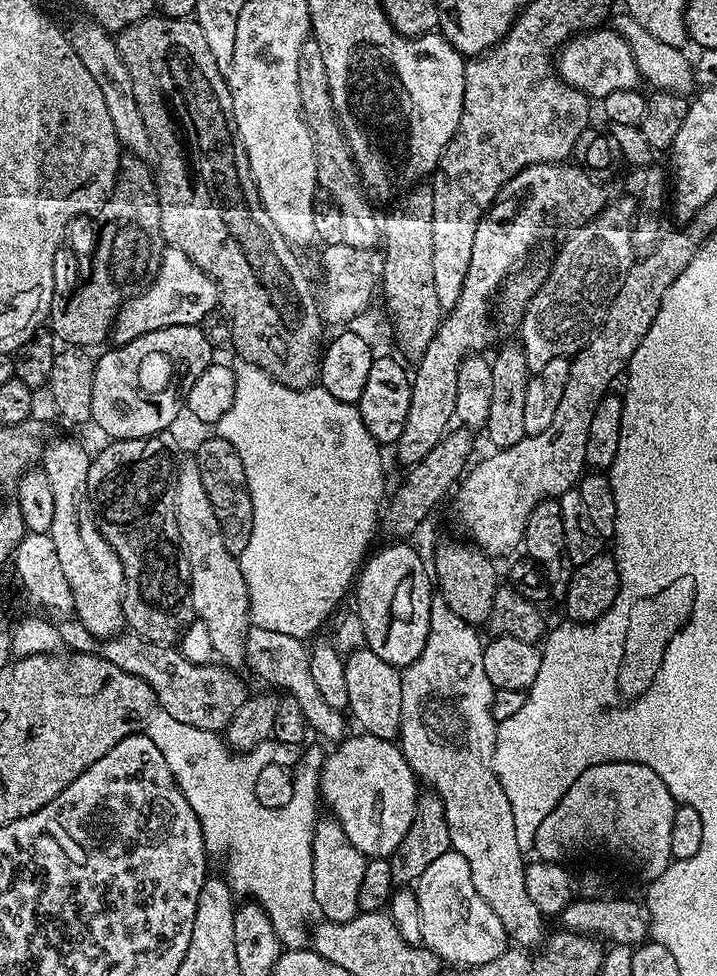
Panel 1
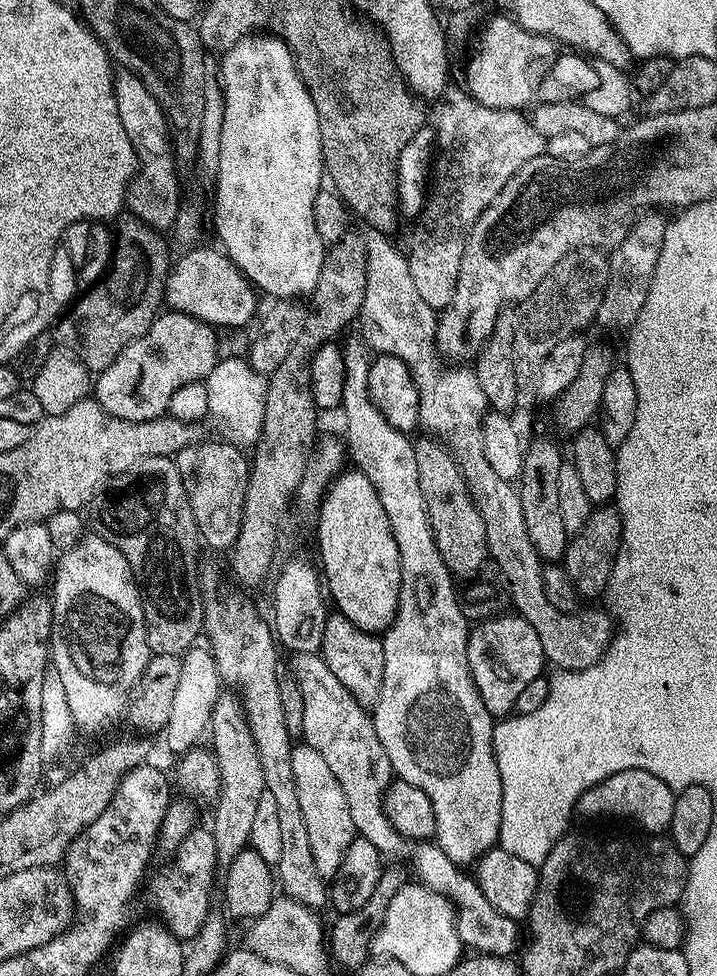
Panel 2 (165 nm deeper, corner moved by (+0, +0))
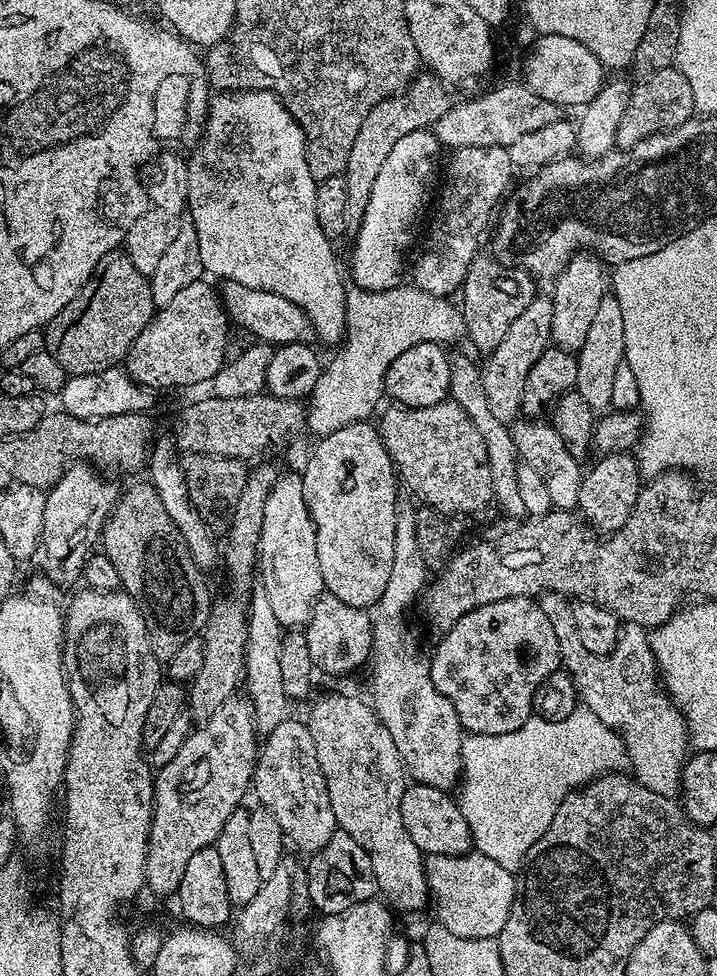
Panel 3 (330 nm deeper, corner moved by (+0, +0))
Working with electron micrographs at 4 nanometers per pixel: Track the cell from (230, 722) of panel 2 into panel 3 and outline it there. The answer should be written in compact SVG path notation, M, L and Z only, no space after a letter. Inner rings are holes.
M263 590L255 591L249 599L247 640L244 651L244 692L255 710L256 731L265 736L288 718L290 701L283 689L279 667L279 647L284 629L271 609L270 598Z

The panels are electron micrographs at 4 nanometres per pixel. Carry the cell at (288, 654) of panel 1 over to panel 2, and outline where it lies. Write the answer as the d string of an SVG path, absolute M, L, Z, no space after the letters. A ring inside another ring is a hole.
M297 652L291 659L291 675L295 676L302 690L303 743L314 746L314 750L318 750L318 754L322 754L330 766L334 778L338 778L338 786L342 786L342 794L346 794L346 806L350 806L350 819L354 821L357 837L376 846L380 855L389 861L409 860L416 871L415 879L452 904L456 913L458 938L465 949L472 948L468 950L489 956L513 955L520 944L518 936L522 934L521 929L520 932L518 930L517 919L494 908L475 879L469 873L467 876L464 873L467 871L461 865L450 862L439 844L409 840L394 828L384 813L384 796L394 781L394 773L390 758L386 758L386 750L382 750L382 742L378 742L369 709L363 708L354 694L350 694L346 686L338 682L337 676L319 654Z

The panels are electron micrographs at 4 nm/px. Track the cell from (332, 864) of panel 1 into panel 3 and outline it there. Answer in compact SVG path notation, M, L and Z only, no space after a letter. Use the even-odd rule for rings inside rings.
M287 718L279 723L272 732L263 737L258 748L256 769L252 771L251 791L256 792L259 807L274 814L278 826L282 826L285 841L305 854L322 851L337 830L334 810L330 810L330 794L326 790L326 778L322 774L322 766L318 766L318 750L314 750L314 738L310 734L307 723L302 719Z

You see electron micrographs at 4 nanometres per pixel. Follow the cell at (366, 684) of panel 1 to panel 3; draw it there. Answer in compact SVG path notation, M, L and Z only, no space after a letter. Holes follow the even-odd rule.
M327 594L318 597L303 634L310 646L310 662L317 673L325 672L328 676L348 676L371 661L371 615L365 609L342 602L342 598L334 598Z

